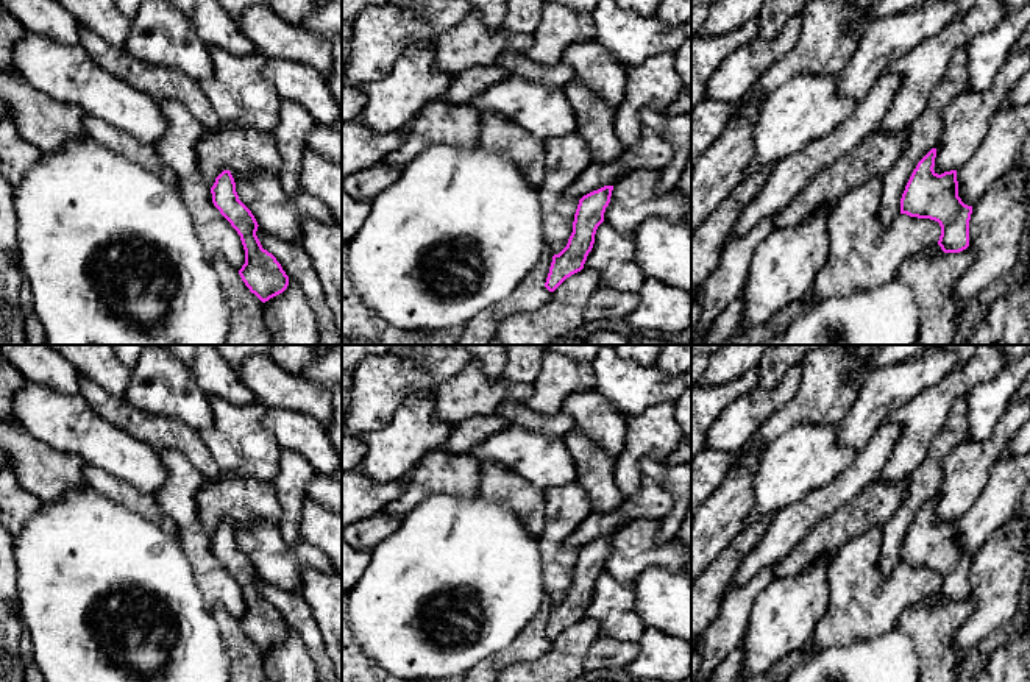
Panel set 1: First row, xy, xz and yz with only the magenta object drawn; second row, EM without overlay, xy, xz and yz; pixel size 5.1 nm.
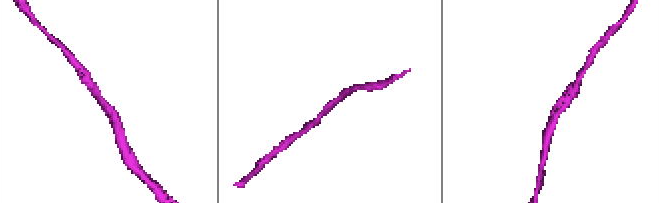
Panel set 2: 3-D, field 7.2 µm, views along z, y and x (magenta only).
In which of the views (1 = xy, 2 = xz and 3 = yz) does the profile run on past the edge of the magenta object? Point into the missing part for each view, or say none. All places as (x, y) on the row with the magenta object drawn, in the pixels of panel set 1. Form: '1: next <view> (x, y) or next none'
1: next none
2: next none
3: next none

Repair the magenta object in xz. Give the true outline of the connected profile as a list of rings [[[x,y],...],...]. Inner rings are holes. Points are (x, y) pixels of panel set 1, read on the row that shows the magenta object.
[[[604,186],[579,200],[573,233],[566,247],[552,256],[545,287],[554,292],[566,278],[581,272],[595,243],[598,226],[604,222],[613,186]]]

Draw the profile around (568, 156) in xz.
[[[571,133],[545,140],[546,175],[538,187],[545,245],[559,254],[573,233],[579,200],[565,197],[566,189],[593,162],[585,140]]]

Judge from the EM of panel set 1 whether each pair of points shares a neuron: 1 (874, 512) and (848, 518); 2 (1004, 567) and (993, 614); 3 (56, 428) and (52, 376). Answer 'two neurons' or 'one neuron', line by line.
1: one neuron
2: one neuron
3: two neurons

